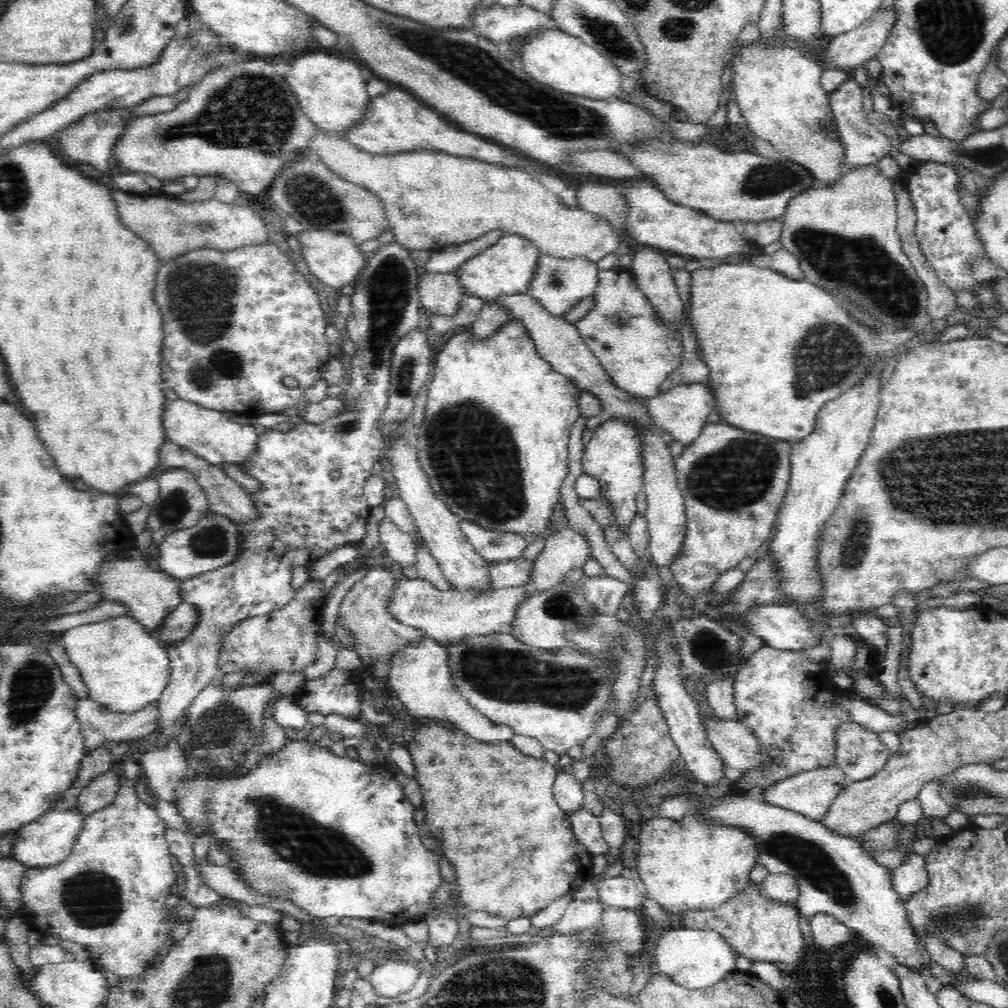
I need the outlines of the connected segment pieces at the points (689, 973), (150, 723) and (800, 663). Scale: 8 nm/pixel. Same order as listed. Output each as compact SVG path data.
M692 928L665 930L661 931L657 944L658 946L654 948L654 954L649 958L654 971L670 977L670 979L674 980L675 984L690 991L712 987L736 971L736 950L726 942L726 939L721 934L713 930Z
M77 697L76 714L78 722L81 724L82 735L84 735L84 743L86 743L86 754L100 748L100 746L112 747L117 743L126 742L127 740L137 740L152 734L158 728L158 720L160 720L160 711L158 705L152 703L146 705L141 711L126 715L119 712L100 712L97 702L88 698Z
M766 644L762 648L756 648L735 676L733 697L737 708L737 720L753 732L761 745L762 753L774 759L767 769L762 769L761 766L750 769L736 781L737 789L742 794L758 795L766 788L774 786L774 783L786 780L799 772L835 763L836 730L840 724L853 721L842 707L836 705L836 702L846 695L840 693L838 687L828 678L826 662L808 661L804 651L780 650Z

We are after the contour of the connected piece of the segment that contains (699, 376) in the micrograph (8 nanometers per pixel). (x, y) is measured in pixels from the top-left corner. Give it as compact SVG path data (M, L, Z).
M684 324L681 332L682 337L682 360L681 366L672 371L668 378L660 386L660 393L668 392L679 384L706 383L709 378L709 368L697 354L697 338L692 328L688 330L688 324Z

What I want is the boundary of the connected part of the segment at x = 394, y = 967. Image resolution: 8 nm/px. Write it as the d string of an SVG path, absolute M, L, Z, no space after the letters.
M397 958L379 959L375 970L370 974L369 982L378 997L396 998L413 991L422 974L419 969L414 963Z

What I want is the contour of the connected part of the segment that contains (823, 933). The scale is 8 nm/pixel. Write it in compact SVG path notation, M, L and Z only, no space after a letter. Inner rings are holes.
M823 912L814 913L809 918L813 934L813 944L822 952L835 952L840 944L850 940L850 929L835 916Z

